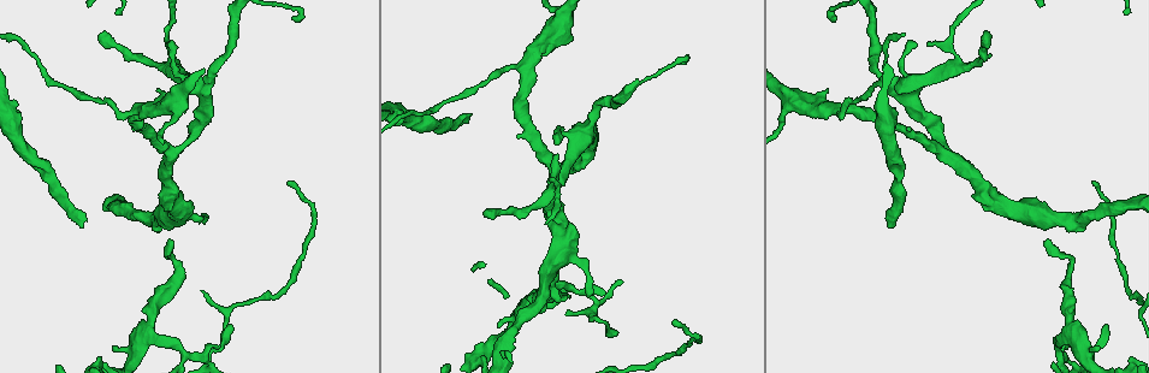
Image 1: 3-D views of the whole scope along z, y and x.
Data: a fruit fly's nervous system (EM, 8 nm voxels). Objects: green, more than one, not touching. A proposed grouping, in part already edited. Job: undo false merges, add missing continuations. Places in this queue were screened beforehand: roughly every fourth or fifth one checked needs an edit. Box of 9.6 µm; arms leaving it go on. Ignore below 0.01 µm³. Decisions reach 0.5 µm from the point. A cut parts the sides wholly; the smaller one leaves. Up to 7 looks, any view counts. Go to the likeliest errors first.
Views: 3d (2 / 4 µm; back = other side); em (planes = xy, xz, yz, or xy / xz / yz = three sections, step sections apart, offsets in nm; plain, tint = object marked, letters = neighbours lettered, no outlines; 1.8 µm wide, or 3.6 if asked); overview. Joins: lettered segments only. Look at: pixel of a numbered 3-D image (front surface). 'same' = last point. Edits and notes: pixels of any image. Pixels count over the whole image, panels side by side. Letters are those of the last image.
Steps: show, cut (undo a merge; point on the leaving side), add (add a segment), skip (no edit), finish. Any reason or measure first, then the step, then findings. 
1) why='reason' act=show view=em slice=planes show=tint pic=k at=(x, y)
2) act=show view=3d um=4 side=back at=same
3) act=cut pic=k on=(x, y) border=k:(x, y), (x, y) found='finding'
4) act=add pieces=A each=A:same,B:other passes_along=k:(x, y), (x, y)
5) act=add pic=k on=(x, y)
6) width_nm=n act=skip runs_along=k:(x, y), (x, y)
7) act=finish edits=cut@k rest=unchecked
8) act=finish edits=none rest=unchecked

act=show view=em slice=xz step=4 show=letters pic=1 at=(86, 217)

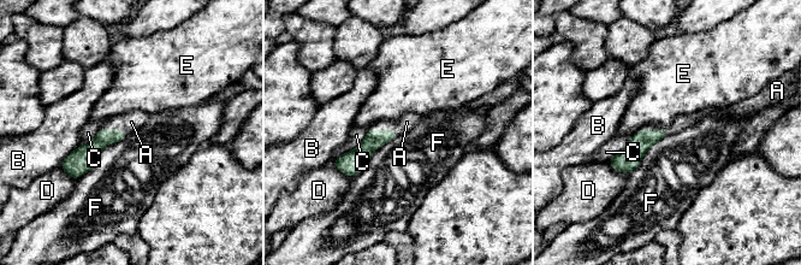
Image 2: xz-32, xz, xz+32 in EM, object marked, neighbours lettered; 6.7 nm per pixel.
why='another direction' act=show view=em slice=planes show=letters at=same

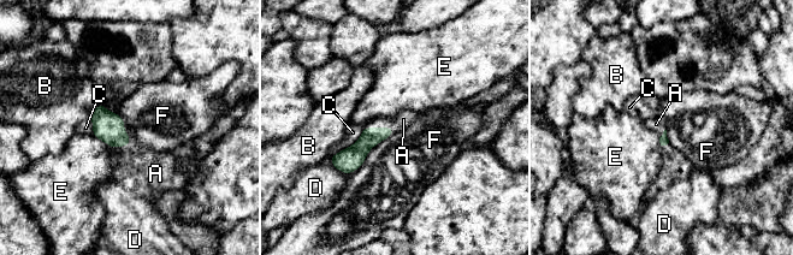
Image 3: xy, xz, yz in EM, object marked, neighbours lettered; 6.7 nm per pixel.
longest_contact=F:420nm act=add pieces=A each=A:same,B:other,C:other,D:other,E:other,F:other passes_along=3:(108, 128), (130, 140), (136, 166) found='it goes on there'

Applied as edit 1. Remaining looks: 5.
why='see it whole again' act=show view=overview

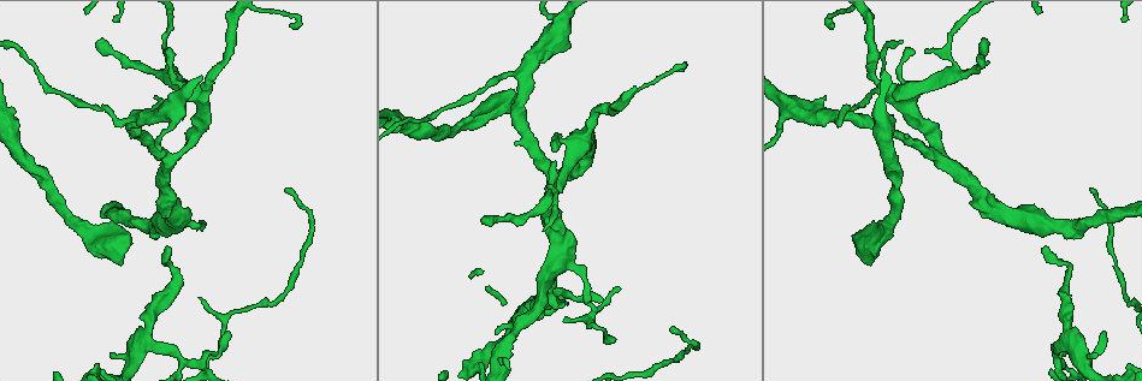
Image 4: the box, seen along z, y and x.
why='calibre changes' act=show view=em slice=planes show=letters pic=4 at=(199, 98)

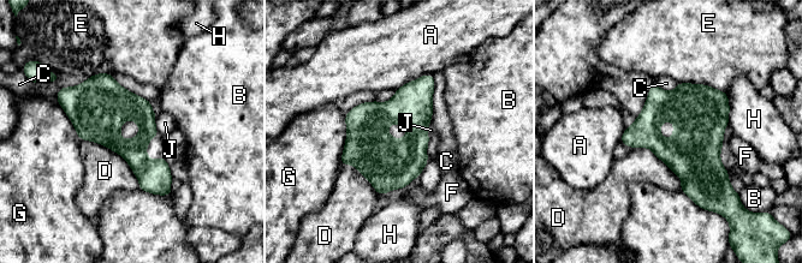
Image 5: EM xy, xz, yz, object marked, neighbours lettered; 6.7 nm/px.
width_nm=180 act=skip each=A:other,B:other,C:other,D:other,E:other,F:other,G:other,H:other,J:other border=5:(81, 139), (116, 151), (138, 187) found='continuous, no second cell'

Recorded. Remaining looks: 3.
why='end of a long branch' act=show view=em slice=xy step=16 show=tint pic=4 at=(834, 24)

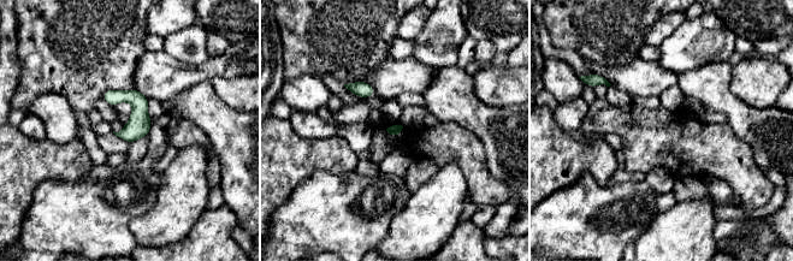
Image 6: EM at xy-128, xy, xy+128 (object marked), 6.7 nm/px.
why='cut it another way' act=show view=em slice=planes show=letters at=same

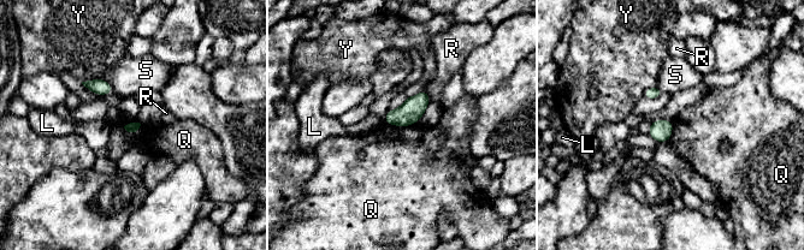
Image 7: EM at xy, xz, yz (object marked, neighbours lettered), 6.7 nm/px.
act=skip each=L:other,Q:other,R:other,S:other,Y:other found='no lettered segment goes on from it'

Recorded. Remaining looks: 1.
act=finish edits=add@3 rest=unchecked

